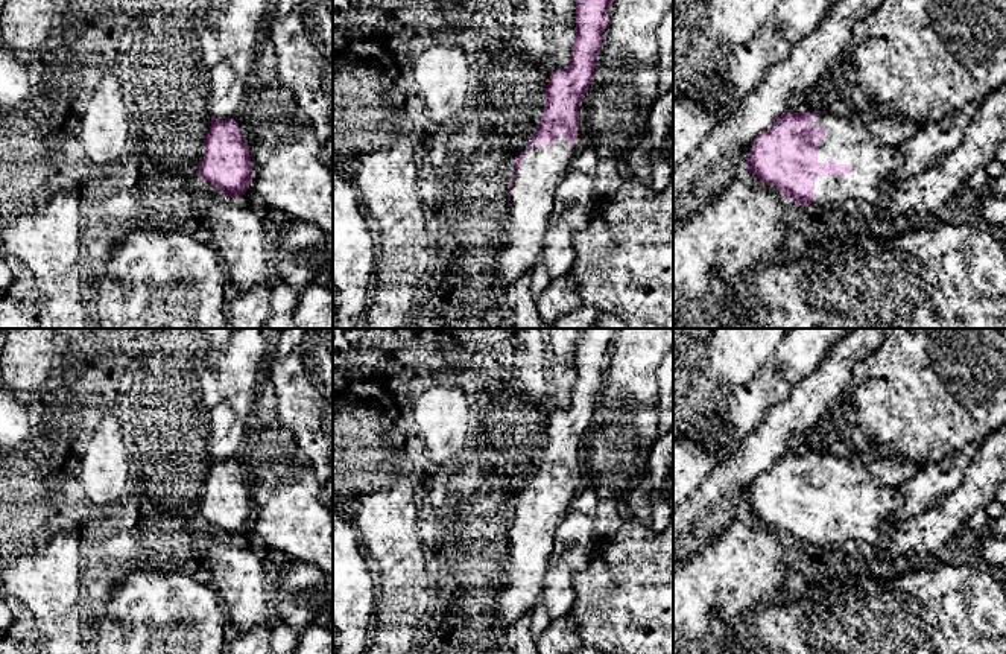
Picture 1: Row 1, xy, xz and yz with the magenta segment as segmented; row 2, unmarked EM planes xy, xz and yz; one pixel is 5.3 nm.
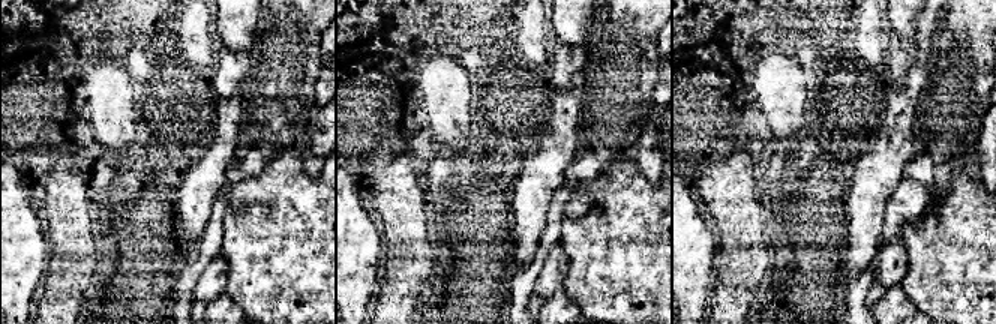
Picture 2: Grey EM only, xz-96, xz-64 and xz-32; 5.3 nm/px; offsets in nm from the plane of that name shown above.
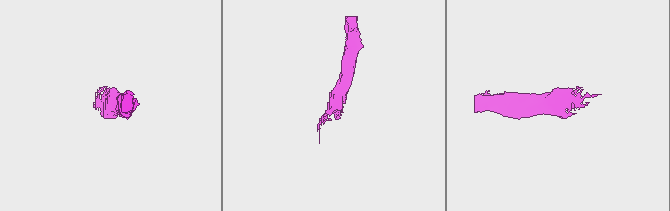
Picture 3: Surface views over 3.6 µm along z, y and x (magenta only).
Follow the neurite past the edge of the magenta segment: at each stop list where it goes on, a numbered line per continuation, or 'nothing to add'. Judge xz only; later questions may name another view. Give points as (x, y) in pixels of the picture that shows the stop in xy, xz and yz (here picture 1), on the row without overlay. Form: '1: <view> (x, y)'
1: xz (543, 510)

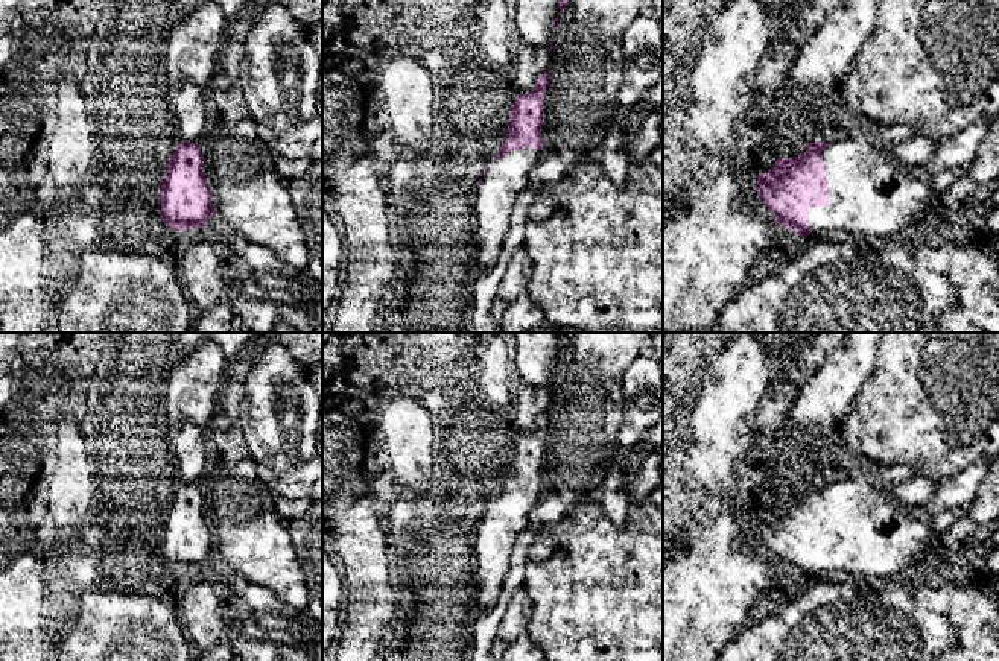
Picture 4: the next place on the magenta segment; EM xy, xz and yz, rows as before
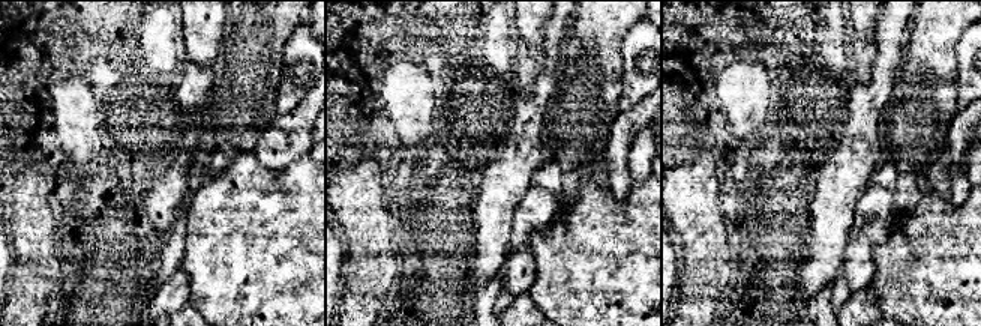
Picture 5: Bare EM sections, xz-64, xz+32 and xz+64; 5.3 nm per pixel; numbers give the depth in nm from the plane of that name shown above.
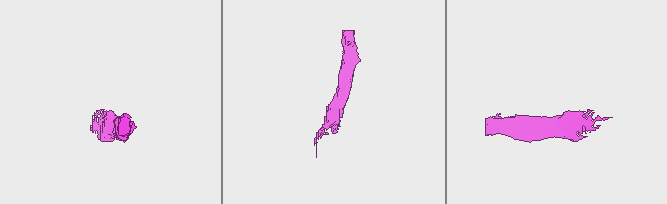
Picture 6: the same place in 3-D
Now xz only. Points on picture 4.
1: xz (507, 518)

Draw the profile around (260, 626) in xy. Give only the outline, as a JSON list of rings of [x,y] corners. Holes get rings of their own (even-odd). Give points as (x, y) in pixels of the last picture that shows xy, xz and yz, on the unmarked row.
[[[228,576],[224,590],[227,644],[242,661],[322,661],[322,621],[284,603],[262,585]]]

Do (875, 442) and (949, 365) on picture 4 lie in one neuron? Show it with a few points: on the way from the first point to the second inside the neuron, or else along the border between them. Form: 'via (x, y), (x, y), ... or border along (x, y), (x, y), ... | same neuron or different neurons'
via (894, 424), (934, 385) | same neuron

